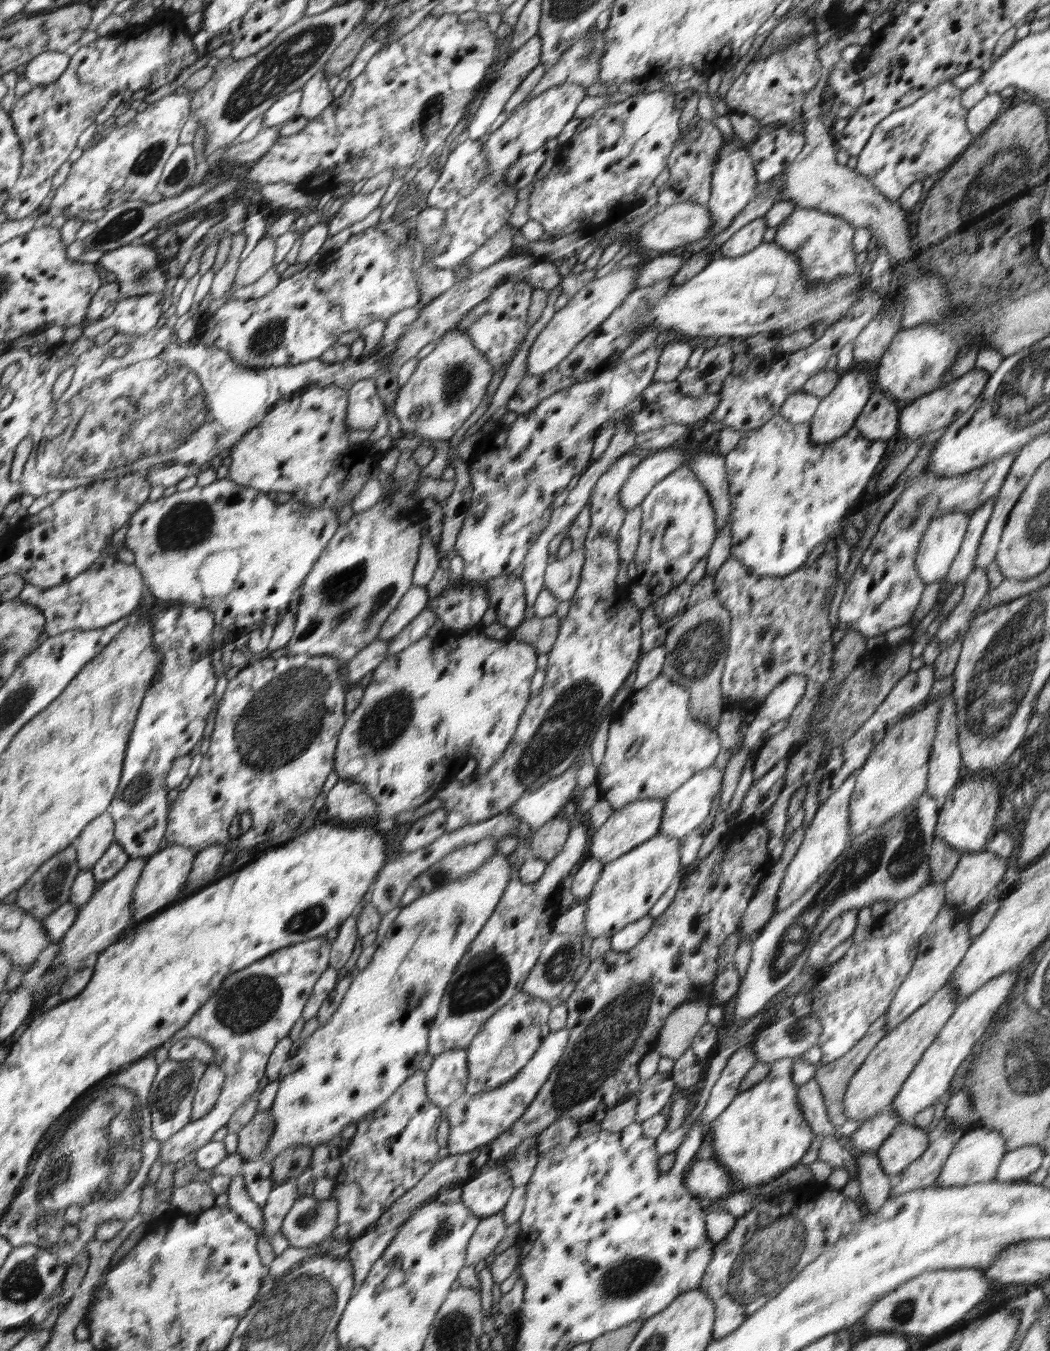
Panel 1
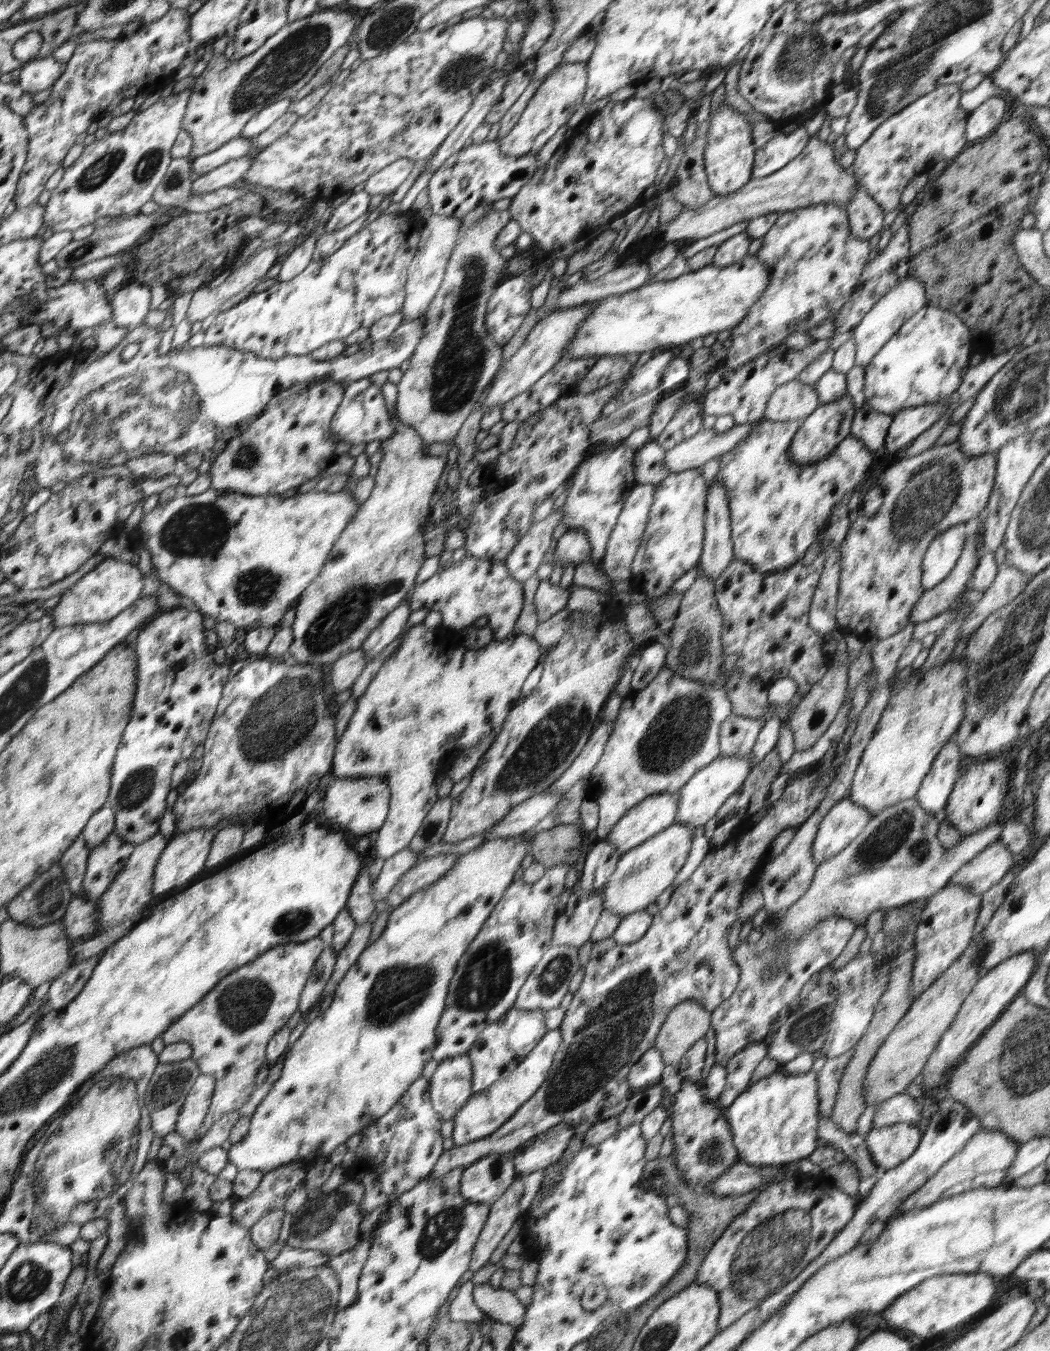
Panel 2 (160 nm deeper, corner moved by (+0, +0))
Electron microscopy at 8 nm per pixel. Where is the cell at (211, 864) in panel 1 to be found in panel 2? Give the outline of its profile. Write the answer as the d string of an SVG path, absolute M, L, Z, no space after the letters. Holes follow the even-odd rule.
M232 823L218 828L212 851L209 853L209 860L206 860L206 870L214 869L238 853L241 850L240 844L245 832L245 826Z

